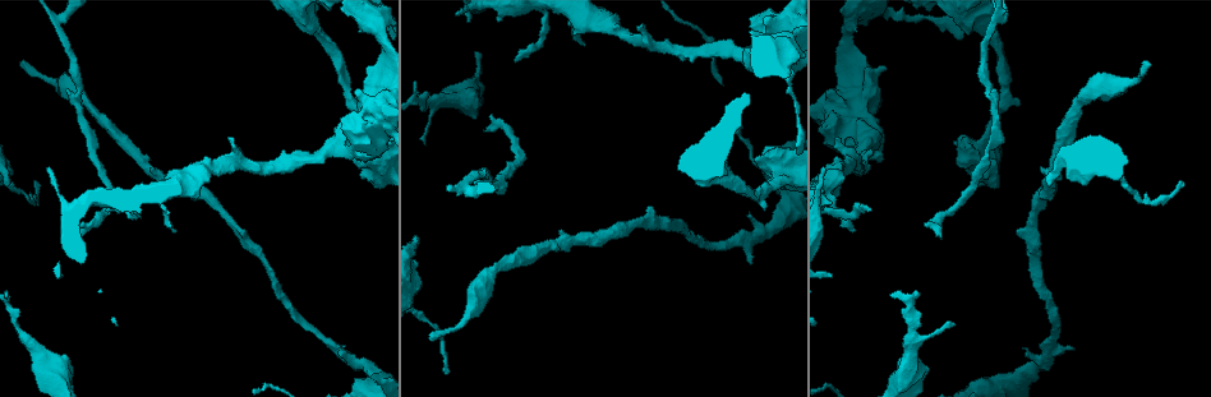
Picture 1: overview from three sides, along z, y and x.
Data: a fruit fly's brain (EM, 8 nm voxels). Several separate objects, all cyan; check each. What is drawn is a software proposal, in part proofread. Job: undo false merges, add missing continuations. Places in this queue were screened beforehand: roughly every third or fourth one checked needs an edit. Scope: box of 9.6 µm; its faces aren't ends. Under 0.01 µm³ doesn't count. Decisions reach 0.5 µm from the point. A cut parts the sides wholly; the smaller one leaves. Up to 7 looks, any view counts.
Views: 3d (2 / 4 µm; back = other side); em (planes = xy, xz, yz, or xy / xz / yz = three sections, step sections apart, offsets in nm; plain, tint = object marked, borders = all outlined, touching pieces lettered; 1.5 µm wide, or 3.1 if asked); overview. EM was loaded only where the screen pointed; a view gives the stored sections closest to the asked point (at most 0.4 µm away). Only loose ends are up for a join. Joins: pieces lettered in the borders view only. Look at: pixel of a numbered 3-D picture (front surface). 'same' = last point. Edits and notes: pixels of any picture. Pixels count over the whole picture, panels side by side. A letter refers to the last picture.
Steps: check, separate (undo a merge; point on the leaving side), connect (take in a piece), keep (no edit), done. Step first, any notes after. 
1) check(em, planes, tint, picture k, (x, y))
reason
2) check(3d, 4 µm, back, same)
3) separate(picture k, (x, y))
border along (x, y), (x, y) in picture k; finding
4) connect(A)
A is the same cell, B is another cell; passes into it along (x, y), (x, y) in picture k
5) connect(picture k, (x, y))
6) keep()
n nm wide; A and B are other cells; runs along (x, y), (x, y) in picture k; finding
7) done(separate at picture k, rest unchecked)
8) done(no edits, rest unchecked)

check(3d, 4 µm, picture 1, (429, 337))
free end

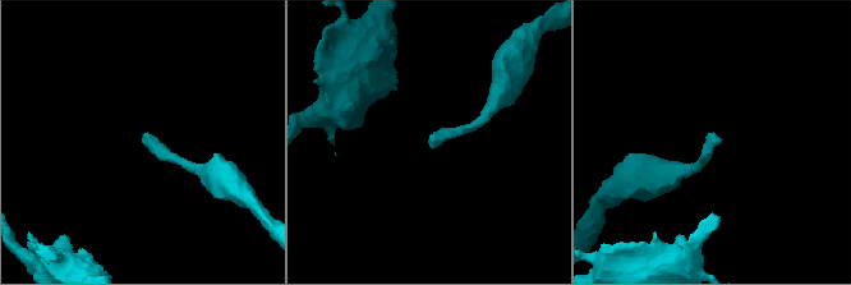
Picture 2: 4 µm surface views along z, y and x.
check(em, planes, borders, picture 2, (147, 134))

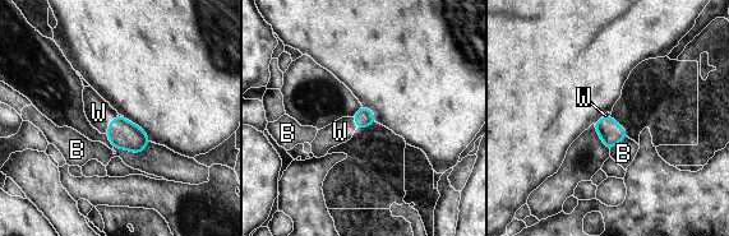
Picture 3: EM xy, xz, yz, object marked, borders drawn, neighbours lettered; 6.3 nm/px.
connect(W)
120 nm wide; B touches over 240 nm; W is the same cell, B is another cell; it goes on there

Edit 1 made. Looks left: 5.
check(overview)

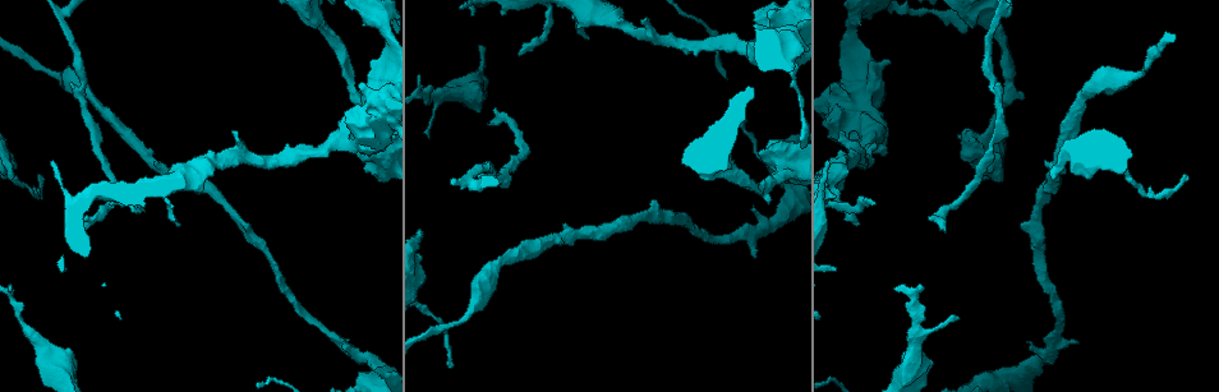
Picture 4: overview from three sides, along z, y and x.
check(em, yz, step 4, borders, picture 4, (945, 232))
free end

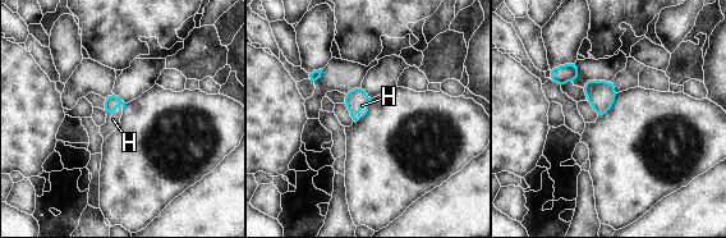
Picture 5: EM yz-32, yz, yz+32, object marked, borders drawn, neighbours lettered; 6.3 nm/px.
check(em, planes, borders, same)
cut it another way

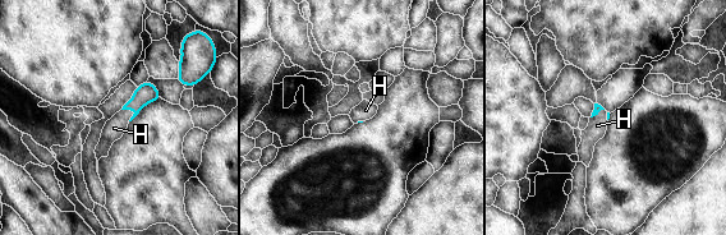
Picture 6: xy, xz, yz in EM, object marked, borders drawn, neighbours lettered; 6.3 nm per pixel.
connect(H)
H is the same cell; it goes on there

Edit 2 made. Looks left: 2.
done(connect at picture 3, connect at picture 6, rest unchecked)

